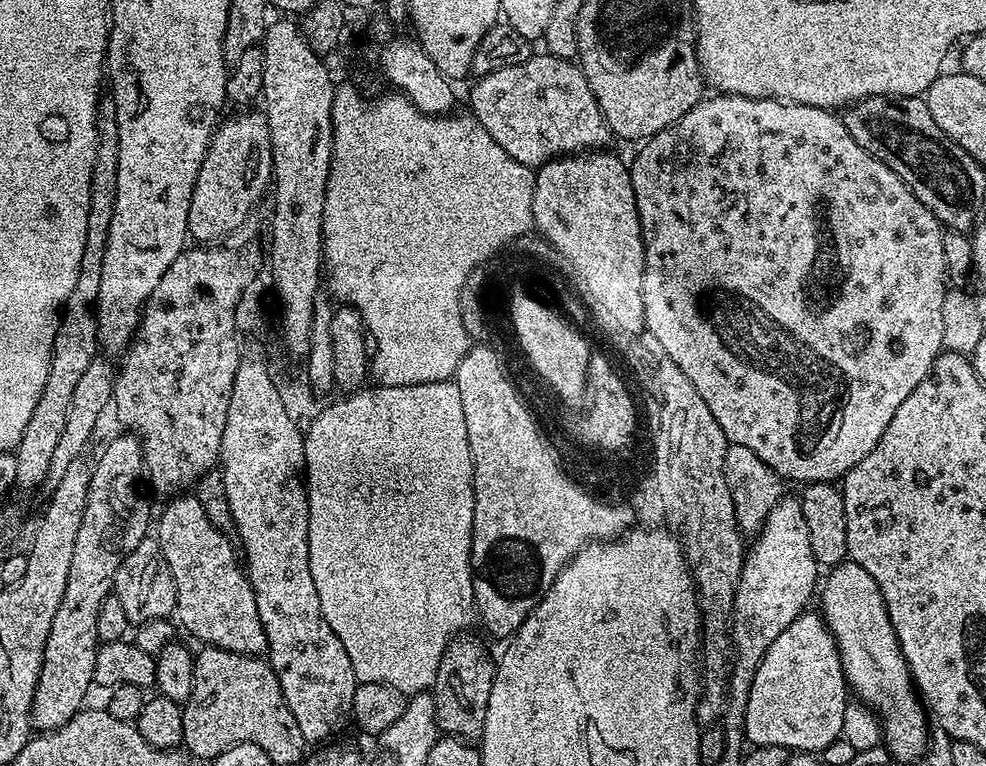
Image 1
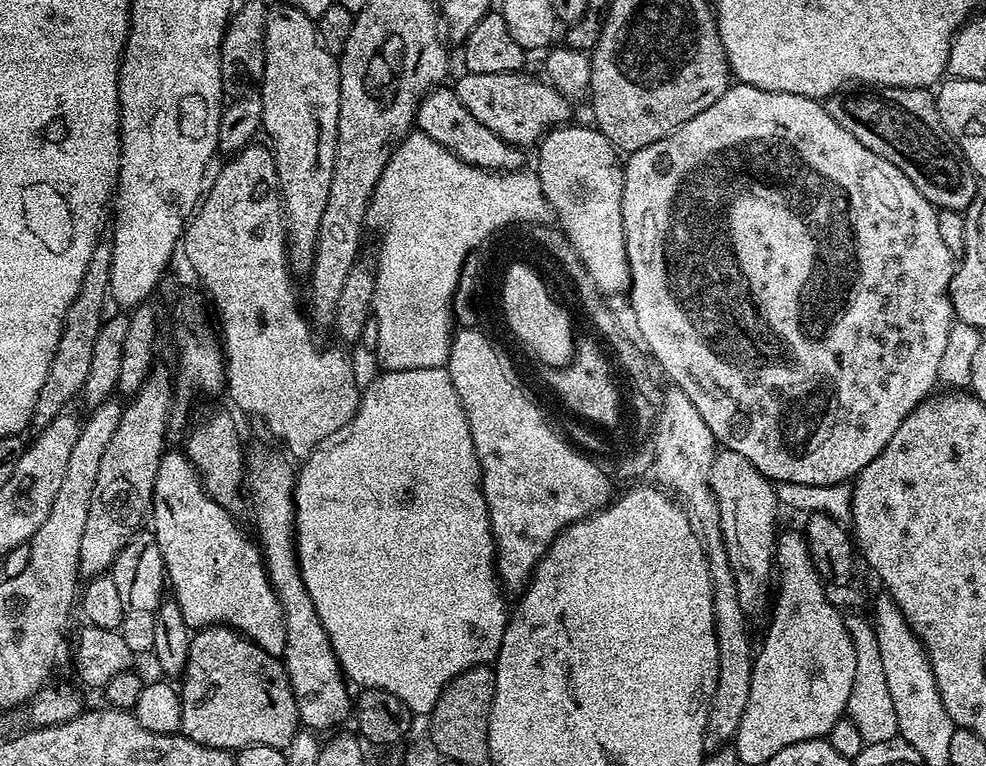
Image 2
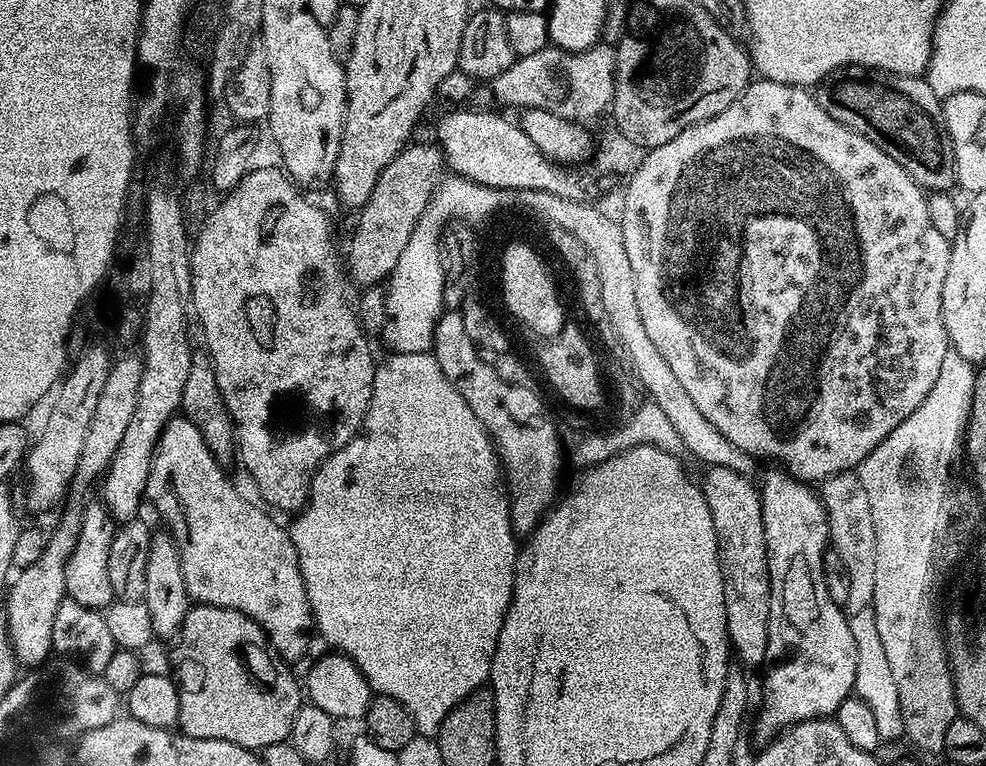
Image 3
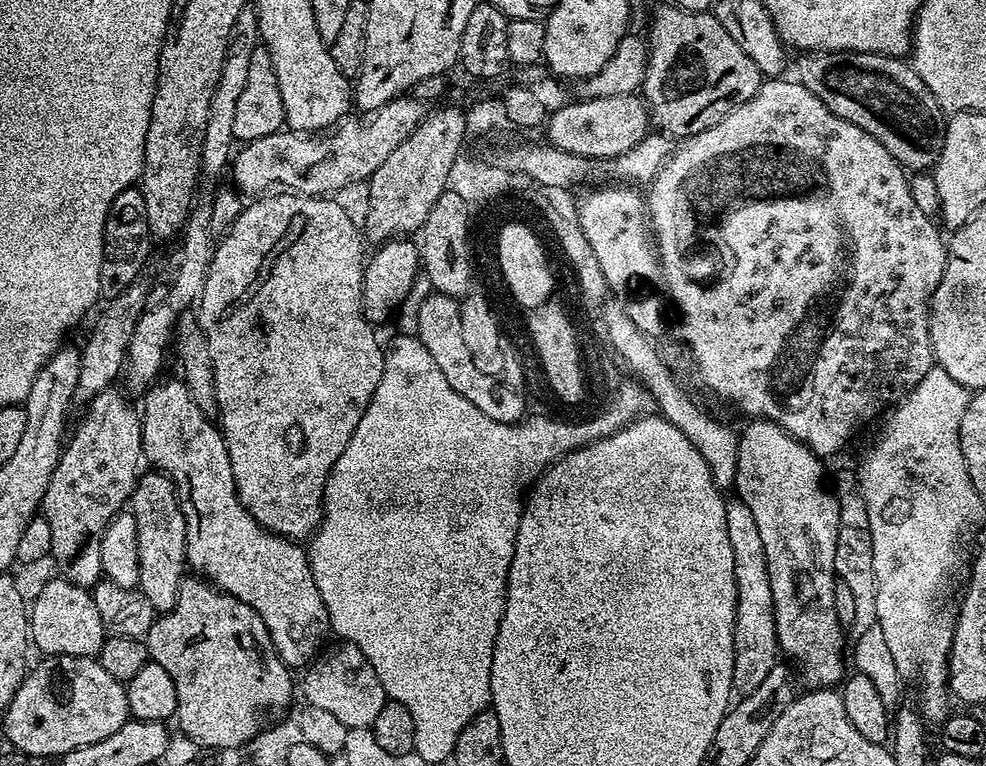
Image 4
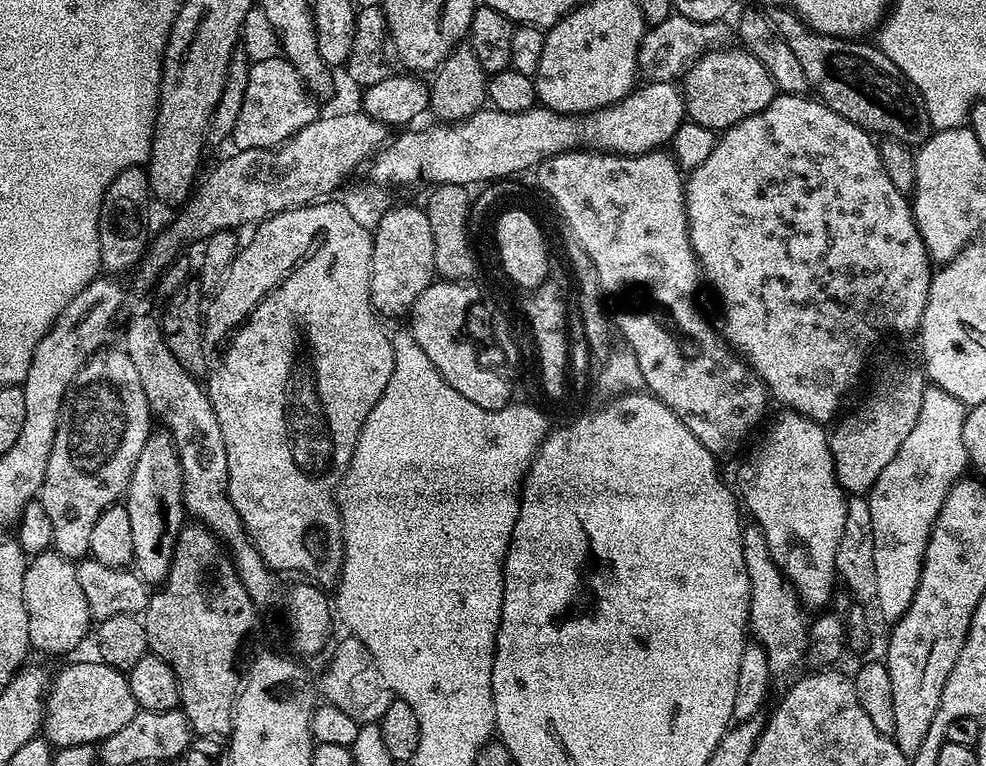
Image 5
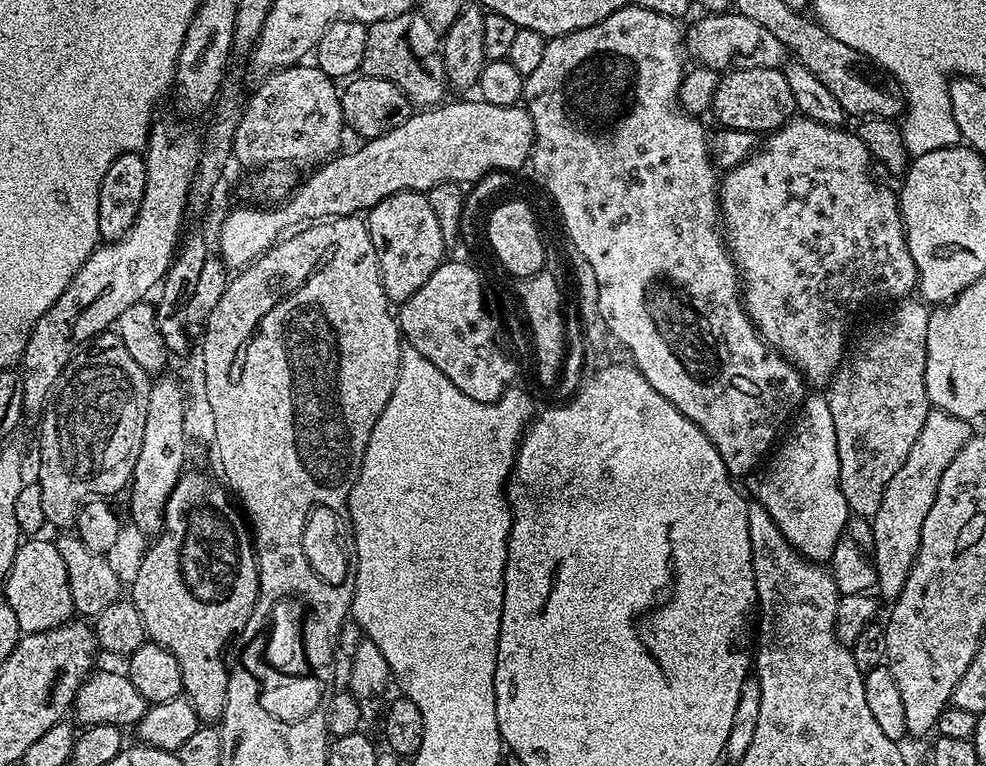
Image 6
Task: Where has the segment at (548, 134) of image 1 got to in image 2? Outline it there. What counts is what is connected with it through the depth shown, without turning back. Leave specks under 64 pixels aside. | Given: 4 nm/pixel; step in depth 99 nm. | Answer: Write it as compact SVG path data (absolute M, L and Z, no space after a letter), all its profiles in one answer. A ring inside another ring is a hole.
M528 70L507 72L506 74L474 74L465 71L454 83L458 102L486 126L494 130L498 138L508 144L515 144L521 150L539 145L547 132L557 126L563 126L573 119L573 101L562 95L558 89L539 75L531 76Z

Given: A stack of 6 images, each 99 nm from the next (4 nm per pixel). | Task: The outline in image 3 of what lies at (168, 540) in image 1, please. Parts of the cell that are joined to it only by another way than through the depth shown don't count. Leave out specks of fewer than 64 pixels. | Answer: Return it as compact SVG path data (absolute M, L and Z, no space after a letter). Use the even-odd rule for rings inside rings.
M177 414L172 417L166 427L162 430L162 434L156 443L156 449L152 455L150 462L150 474L146 478L146 486L144 487L146 493L146 500L153 504L154 507L160 511L160 516L165 520L167 531L172 533L172 538L176 542L177 548L180 549L180 561L182 562L182 578L186 581L186 590L188 591L189 601L198 604L209 604L210 606L222 606L230 610L238 610L242 614L246 614L254 622L260 624L260 628L264 631L265 637L272 649L281 660L285 662L293 662L292 660L300 660L308 652L308 631L313 631L314 617L312 614L312 607L308 601L306 594L306 586L304 579L300 573L300 563L298 562L298 554L296 547L292 541L291 535L275 520L275 515L269 514L259 503L251 504L234 485L228 481L228 476L224 473L225 465L217 460L206 442L202 442L202 434L198 430L198 426L193 420L188 419L183 414Z

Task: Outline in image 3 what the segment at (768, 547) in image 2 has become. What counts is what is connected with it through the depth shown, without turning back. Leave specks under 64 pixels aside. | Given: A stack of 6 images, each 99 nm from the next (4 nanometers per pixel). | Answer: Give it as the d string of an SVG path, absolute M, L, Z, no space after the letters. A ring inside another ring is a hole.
M709 467L702 479L704 497L710 506L714 518L714 534L718 538L718 554L724 579L724 597L726 598L726 626L731 653L741 660L745 669L759 669L767 661L766 646L770 630L770 574L768 573L768 555L766 554L766 526L762 526L762 502L755 483L747 479L745 473L729 468Z

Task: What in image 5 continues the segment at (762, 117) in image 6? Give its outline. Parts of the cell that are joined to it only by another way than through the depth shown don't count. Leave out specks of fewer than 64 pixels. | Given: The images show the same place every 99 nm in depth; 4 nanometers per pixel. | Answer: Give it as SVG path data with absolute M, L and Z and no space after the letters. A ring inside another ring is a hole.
M728 47L705 52L683 73L684 107L687 119L693 124L713 130L730 128L747 116L764 112L766 106L770 106L772 99L778 95L776 84L770 78L766 66L758 62L758 58L754 58L743 47Z

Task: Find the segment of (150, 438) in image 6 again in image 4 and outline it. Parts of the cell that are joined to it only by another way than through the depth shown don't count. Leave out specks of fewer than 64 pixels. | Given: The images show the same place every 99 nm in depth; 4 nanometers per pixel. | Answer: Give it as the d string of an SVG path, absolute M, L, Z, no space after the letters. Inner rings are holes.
M148 470L145 476L143 473L130 497L130 510L134 514L134 522L138 522L139 590L150 598L150 606L154 606L157 614L169 612L178 602L188 559L184 511L176 499L171 480L155 470Z

